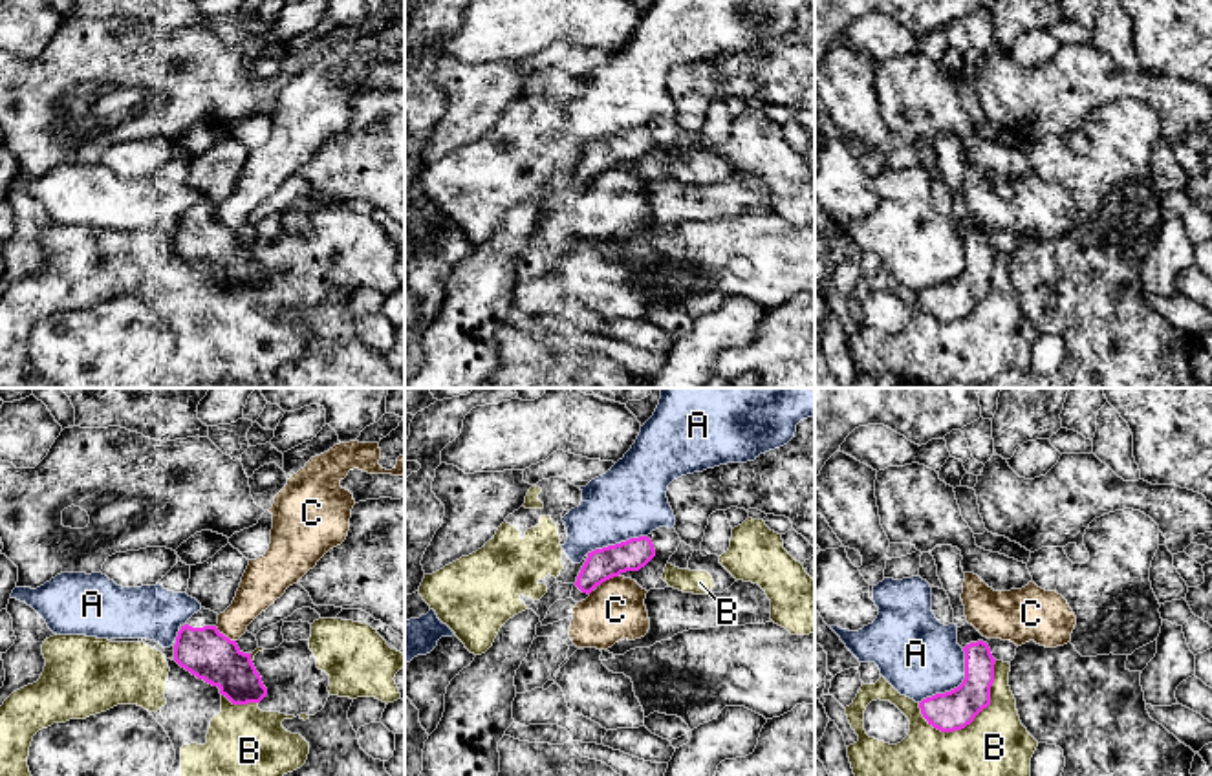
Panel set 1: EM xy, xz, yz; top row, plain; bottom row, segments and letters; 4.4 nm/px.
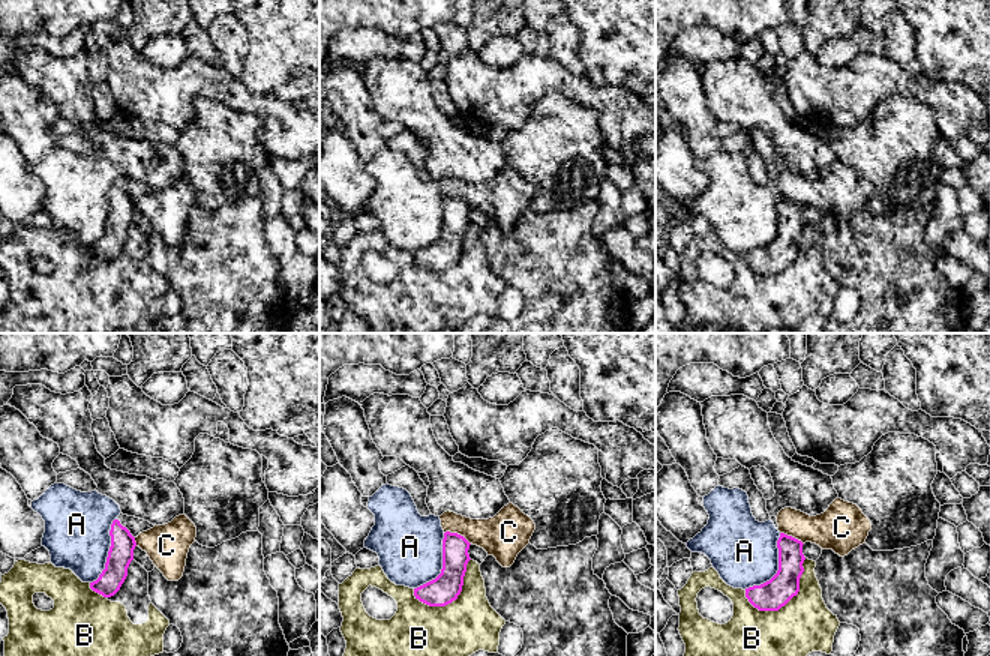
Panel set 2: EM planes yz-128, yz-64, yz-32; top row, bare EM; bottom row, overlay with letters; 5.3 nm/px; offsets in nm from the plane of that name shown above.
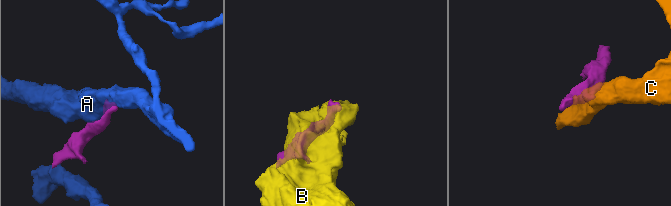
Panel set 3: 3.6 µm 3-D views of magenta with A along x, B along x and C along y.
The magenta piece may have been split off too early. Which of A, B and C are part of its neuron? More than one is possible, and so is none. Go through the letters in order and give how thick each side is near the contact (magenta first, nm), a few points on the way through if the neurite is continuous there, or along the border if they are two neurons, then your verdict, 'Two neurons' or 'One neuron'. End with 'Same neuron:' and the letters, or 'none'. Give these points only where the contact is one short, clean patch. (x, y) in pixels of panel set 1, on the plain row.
A: Thickness 180 nm (magenta) against 360 nm. Two neurons
B: Thickness 180 nm (magenta) against 300 nm. Two neurons
C: Thickness 140 nm (magenta) against 260 nm. Boundary: xz (619, 163), (595, 176). Two neurons
Same neuron: none

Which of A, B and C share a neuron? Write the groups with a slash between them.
A / B / C

